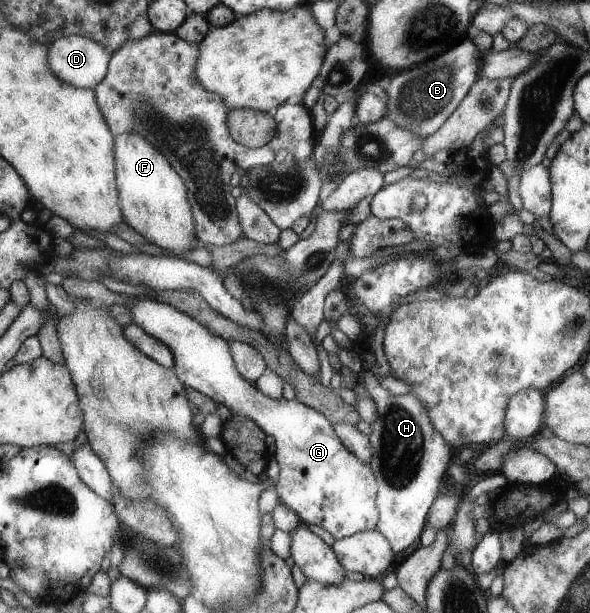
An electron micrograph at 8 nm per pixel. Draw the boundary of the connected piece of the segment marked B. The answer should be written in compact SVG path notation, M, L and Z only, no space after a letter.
M471 38L463 40L450 51L419 64L417 68L403 70L391 78L387 88L387 116L396 126L407 128L419 138L427 139L441 128L441 124L455 112L461 100L467 96L471 86L479 79L481 50Z

